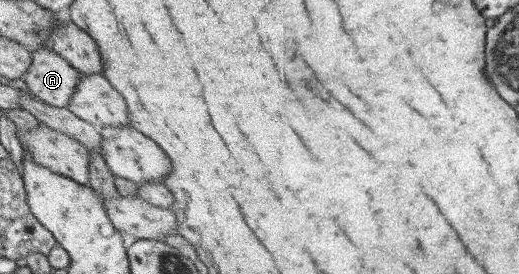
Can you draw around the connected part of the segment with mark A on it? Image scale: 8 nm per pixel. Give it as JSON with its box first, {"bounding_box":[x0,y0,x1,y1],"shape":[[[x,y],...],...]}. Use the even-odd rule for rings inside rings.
{"bounding_box":[22,47,82,107],"shape":[[[40,47],[30,53],[30,66],[22,78],[28,90],[47,106],[66,107],[82,74],[72,68],[69,62],[59,57],[53,50]]]}

